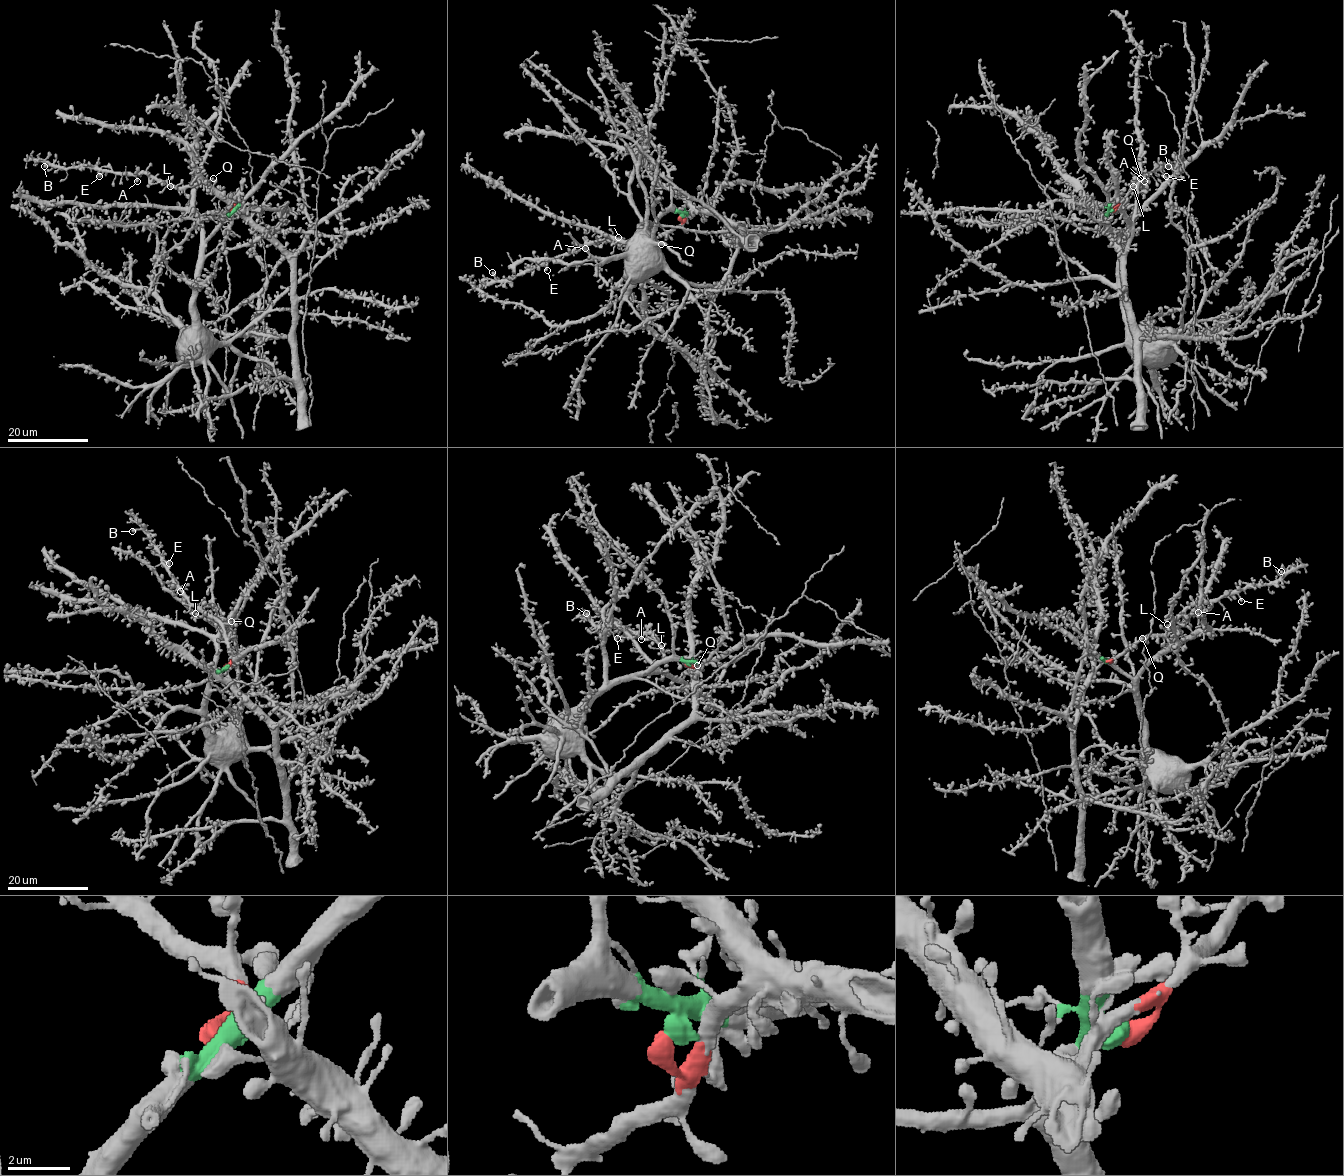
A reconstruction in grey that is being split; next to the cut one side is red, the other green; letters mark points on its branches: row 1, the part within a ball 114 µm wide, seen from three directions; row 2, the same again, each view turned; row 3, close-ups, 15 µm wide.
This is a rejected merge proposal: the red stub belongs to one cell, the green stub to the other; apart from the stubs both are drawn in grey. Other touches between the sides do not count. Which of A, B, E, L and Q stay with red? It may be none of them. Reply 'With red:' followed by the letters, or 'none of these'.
With red: A, B, E, L, Q

